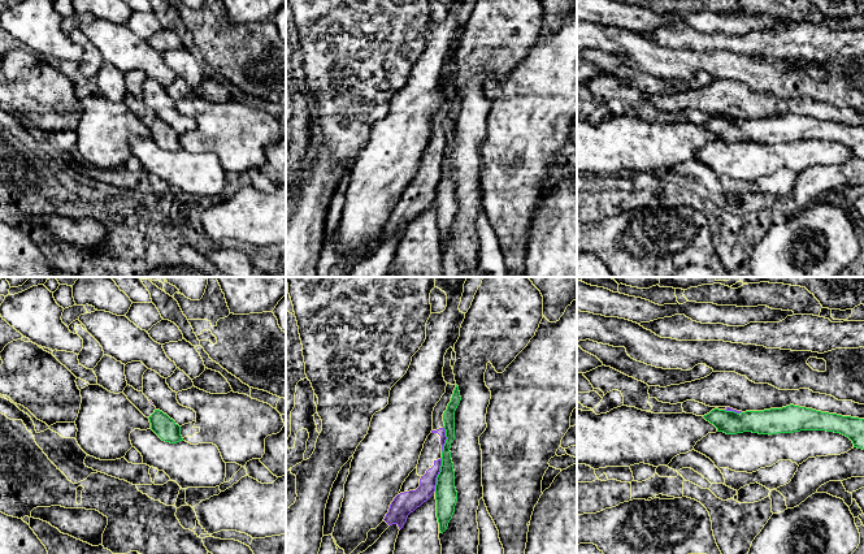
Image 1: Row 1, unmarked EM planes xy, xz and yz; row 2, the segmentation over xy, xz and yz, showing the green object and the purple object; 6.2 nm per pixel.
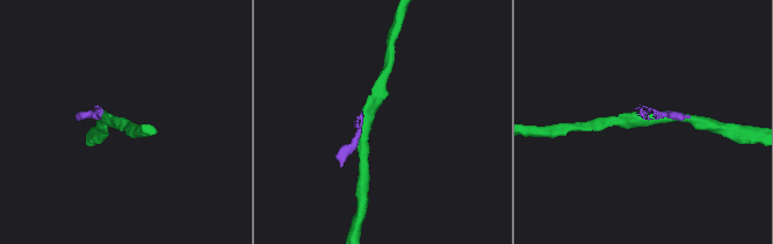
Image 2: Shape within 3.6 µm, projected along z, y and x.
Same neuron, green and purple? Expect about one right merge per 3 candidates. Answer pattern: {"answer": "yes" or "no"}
{"answer": "no"}

